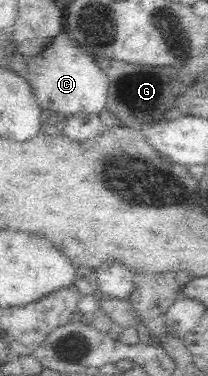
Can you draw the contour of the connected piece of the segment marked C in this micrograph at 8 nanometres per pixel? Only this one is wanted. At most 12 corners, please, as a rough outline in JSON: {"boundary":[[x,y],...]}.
{"boundary":[[61,29],[30,57],[42,110],[98,114],[108,79]]}

